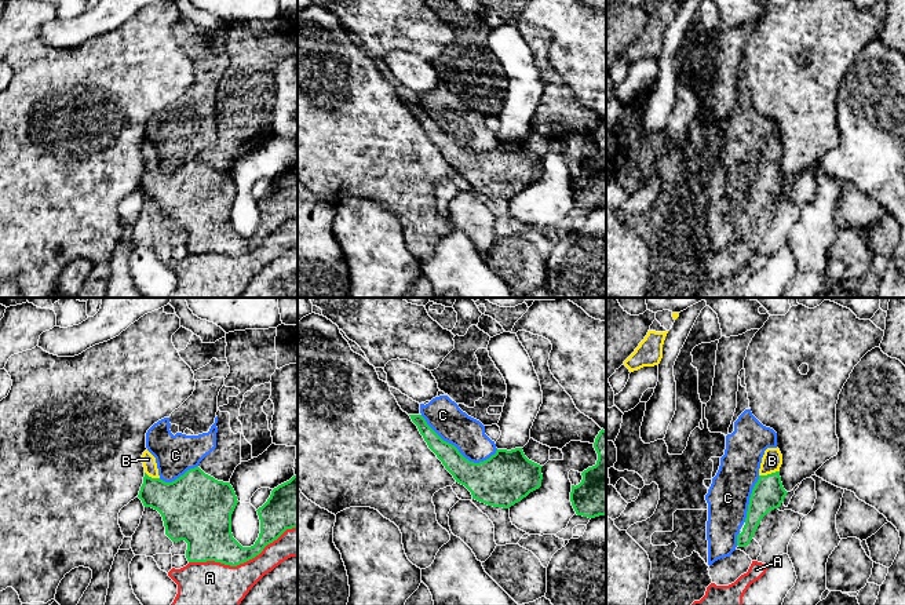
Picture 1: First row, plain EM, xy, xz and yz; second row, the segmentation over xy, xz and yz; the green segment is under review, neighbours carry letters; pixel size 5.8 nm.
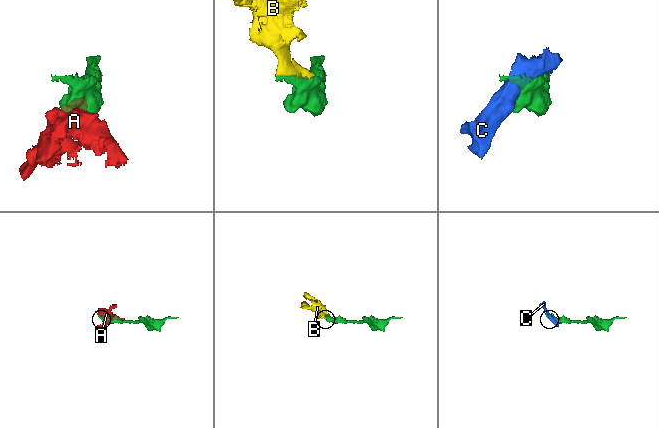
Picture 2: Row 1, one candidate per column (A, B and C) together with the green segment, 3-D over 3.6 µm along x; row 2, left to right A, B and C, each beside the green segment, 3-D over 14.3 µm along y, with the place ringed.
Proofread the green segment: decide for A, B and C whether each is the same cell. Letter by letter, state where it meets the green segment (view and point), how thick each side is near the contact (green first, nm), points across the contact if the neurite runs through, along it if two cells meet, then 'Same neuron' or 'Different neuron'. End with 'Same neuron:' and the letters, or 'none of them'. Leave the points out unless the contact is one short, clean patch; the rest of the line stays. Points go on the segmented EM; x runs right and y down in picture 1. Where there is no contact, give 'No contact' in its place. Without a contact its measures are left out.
A: Touches green at xy (243, 562). Thickness 260 nm (green) against 260 nm. Different neuron
B: Touches green at yz (769, 474). Thickness 190 nm (green) against 120 nm. Same neuron
C: Touches green at xz (458, 451). Thickness 240 nm (green) against 200 nm. Different neuron
Same neuron: B

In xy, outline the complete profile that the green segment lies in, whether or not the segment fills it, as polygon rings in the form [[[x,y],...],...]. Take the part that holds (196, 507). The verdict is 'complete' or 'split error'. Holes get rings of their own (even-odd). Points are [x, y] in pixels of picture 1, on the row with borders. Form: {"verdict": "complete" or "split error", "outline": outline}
{"verdict": "split error", "outline": [[[147,449],[142,455],[142,463],[145,477],[138,498],[145,507],[152,507],[161,514],[165,535],[172,542],[185,540],[187,543],[189,562],[215,561],[237,566],[259,555],[287,529],[298,528],[298,475],[274,488],[267,502],[256,510],[260,520],[259,537],[253,546],[242,547],[231,533],[231,514],[238,500],[230,482],[215,480],[198,466],[187,470],[175,481],[165,482],[158,475],[156,458]]]}

